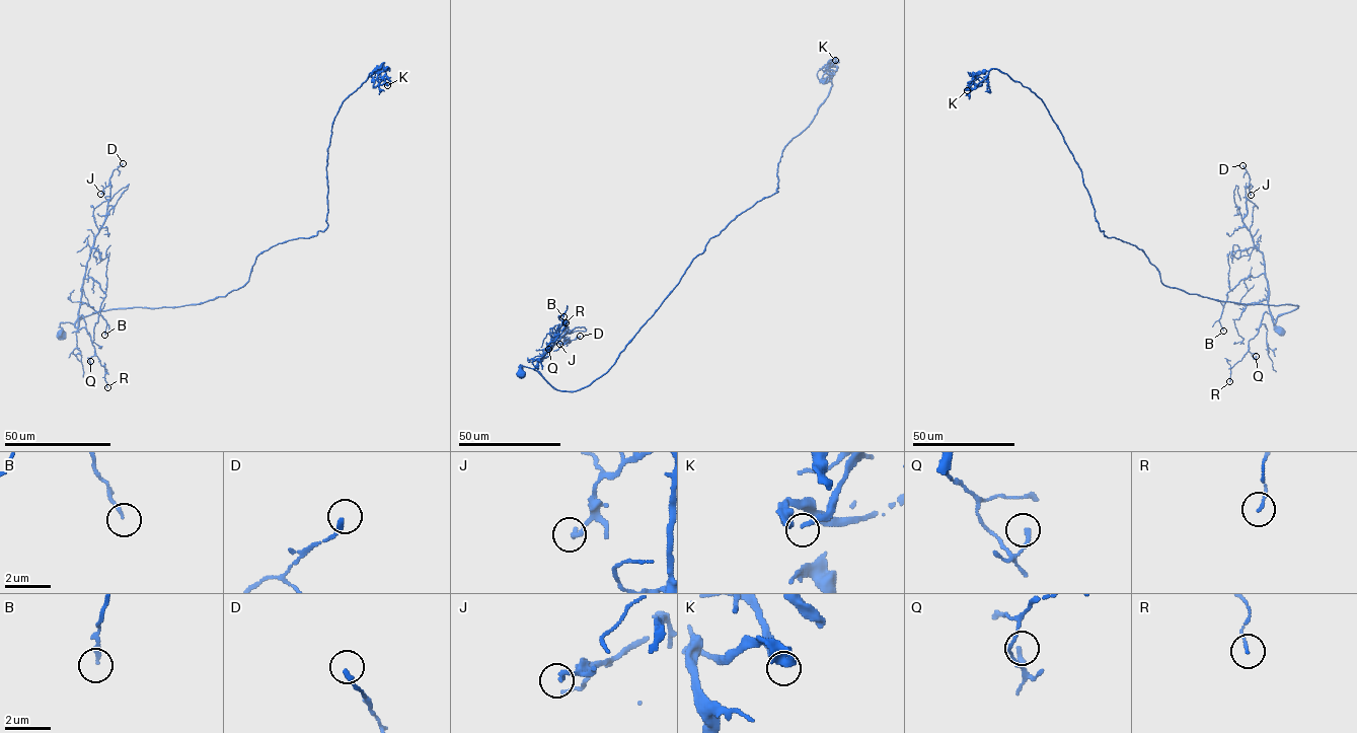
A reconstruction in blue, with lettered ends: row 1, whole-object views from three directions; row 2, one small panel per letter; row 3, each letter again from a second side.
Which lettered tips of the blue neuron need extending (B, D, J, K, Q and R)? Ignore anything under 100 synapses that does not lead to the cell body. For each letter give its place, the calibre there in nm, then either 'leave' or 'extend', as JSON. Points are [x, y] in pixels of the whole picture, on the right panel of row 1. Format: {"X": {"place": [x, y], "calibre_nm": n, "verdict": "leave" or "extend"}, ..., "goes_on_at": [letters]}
{"B": {"place": [1223, 331], "calibre_nm": 180, "verdict": "leave"}, "D": {"place": [1242, 165], "calibre_nm": 200, "verdict": "leave"}, "J": {"place": [1251, 195], "calibre_nm": 190, "verdict": "leave"}, "K": {"place": [967, 90], "calibre_nm": 260, "verdict": "leave"}, "Q": {"place": [1256, 356], "calibre_nm": 200, "verdict": "leave"}, "R": {"place": [1229, 381], "calibre_nm": 120, "verdict": "leave"}, "goes_on_at": []}

